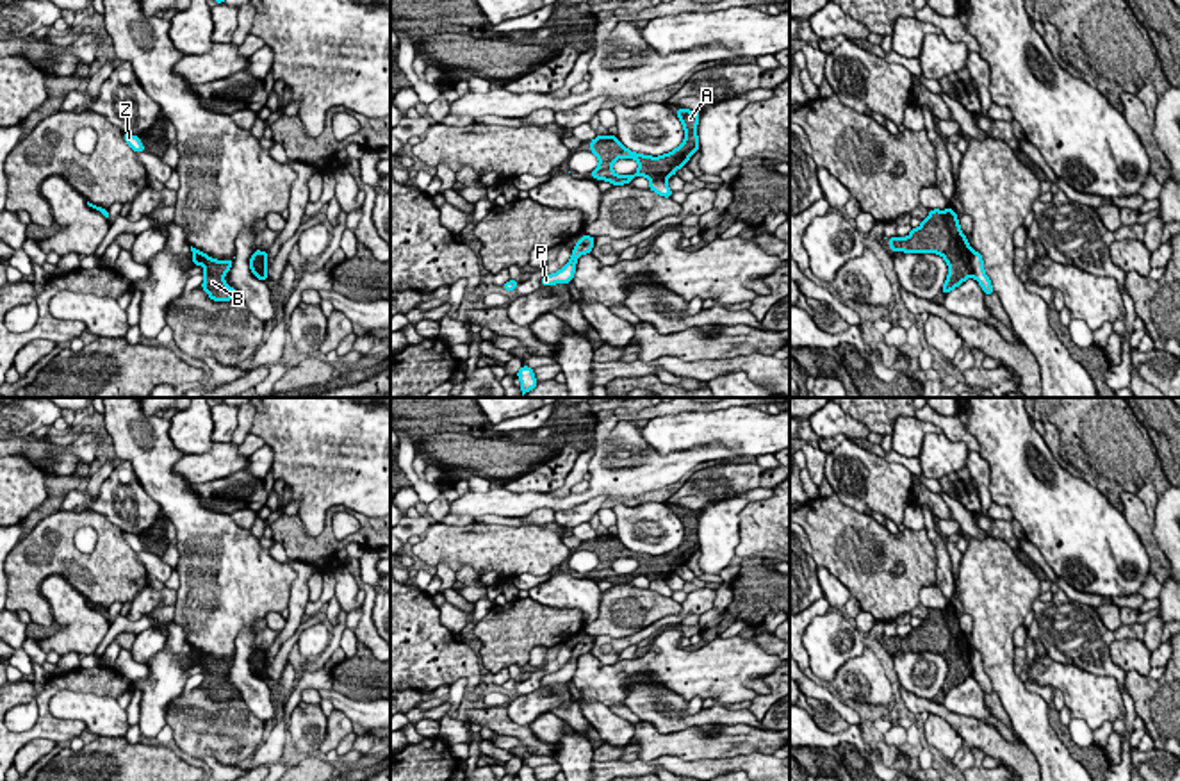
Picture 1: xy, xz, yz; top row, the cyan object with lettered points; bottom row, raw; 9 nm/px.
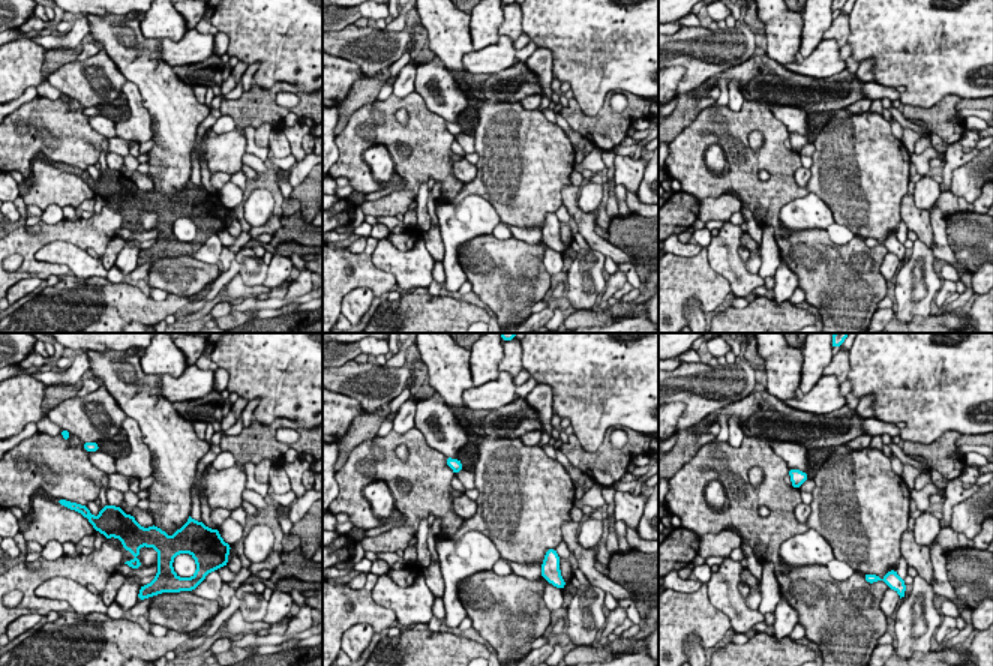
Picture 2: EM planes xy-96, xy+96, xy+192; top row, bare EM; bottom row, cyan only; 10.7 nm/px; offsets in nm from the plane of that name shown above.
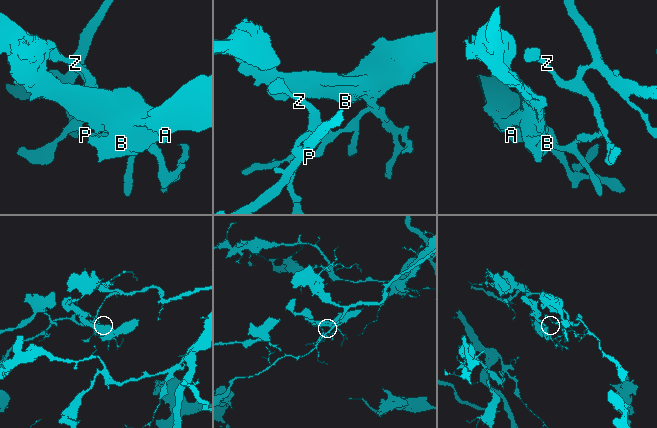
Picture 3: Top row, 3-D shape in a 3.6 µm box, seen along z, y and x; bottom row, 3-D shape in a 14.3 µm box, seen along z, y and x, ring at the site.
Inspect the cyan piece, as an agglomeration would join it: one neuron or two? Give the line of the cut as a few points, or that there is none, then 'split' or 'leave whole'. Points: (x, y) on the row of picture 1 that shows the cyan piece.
cut yz (974, 250), (970, 275); split

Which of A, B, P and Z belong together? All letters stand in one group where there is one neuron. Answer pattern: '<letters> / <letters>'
A B / P Z

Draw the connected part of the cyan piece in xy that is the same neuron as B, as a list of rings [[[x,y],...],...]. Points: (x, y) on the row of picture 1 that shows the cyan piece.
[[[191,246],[194,266],[205,266],[201,289],[212,301],[230,301],[241,298],[241,294],[225,282],[225,275],[230,271],[234,259],[216,260],[203,251]]]

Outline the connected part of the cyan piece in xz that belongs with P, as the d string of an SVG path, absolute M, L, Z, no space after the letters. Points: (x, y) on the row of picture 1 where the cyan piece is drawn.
M585 235L576 243L572 250L570 260L556 273L547 275L540 280L540 285L553 285L553 284L569 284L576 273L576 262L581 255L592 253L595 237Z

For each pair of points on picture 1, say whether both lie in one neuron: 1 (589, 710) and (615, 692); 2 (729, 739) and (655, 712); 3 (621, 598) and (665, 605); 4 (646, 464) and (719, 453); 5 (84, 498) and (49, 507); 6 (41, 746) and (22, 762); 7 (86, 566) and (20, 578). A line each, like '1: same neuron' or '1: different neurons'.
1: different neurons
2: different neurons
3: same neuron
4: same neuron
5: different neurons
6: same neuron
7: same neuron

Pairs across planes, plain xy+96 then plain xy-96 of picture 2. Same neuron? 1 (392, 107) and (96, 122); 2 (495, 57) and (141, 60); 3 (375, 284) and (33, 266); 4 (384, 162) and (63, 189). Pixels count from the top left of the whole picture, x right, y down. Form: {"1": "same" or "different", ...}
{"1": "different", "2": "different", "3": "same", "4": "same"}

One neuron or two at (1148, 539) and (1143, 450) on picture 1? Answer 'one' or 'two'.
two

